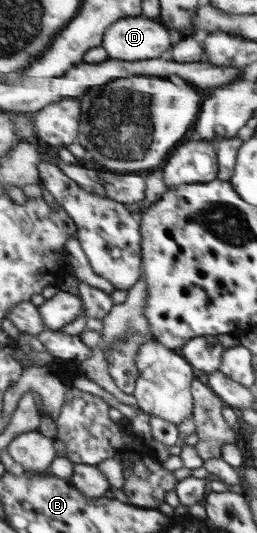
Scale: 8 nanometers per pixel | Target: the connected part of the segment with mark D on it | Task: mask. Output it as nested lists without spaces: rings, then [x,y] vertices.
[[[124,17],[108,29],[104,46],[110,59],[142,60],[158,58],[172,42],[166,28],[156,24],[156,19]]]

